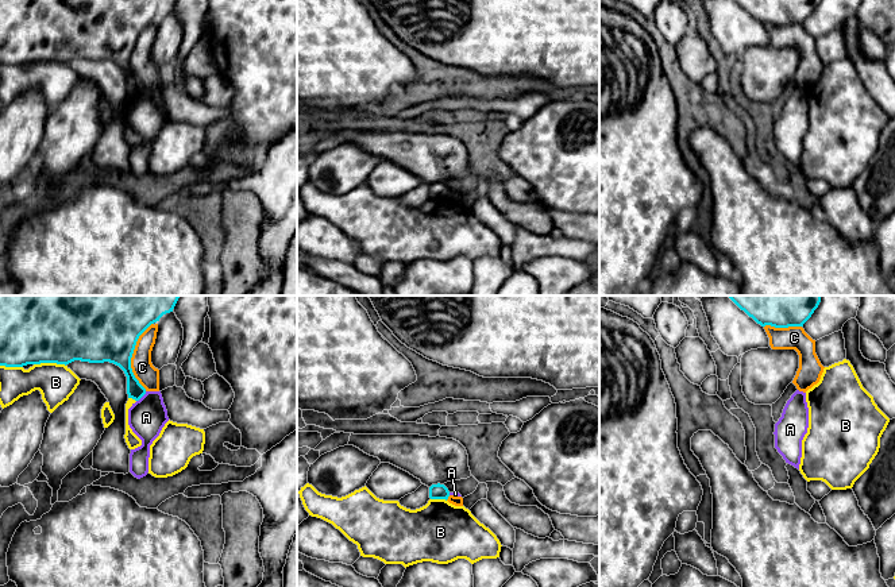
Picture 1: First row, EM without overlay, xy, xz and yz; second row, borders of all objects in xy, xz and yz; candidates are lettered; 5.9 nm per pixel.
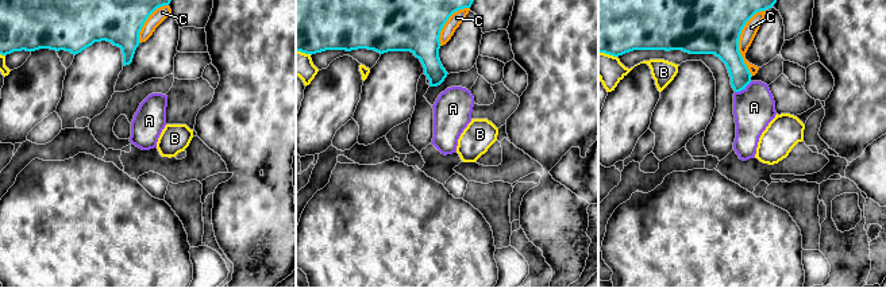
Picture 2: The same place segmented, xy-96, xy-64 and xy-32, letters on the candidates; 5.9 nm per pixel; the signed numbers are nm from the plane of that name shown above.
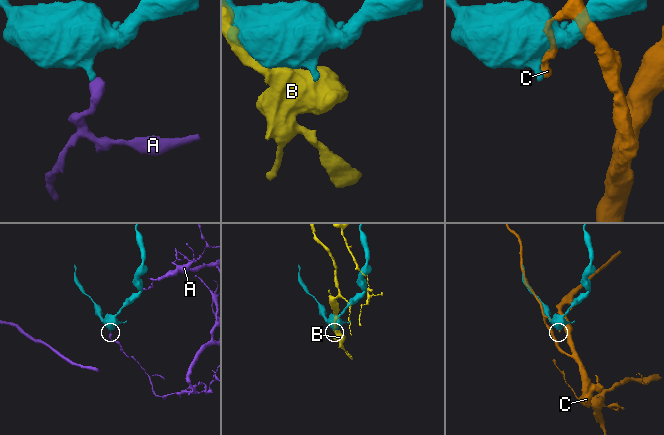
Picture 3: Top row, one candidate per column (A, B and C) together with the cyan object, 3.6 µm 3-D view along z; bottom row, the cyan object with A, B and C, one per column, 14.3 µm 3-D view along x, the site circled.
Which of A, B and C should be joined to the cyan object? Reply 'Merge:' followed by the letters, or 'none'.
Merge: none

